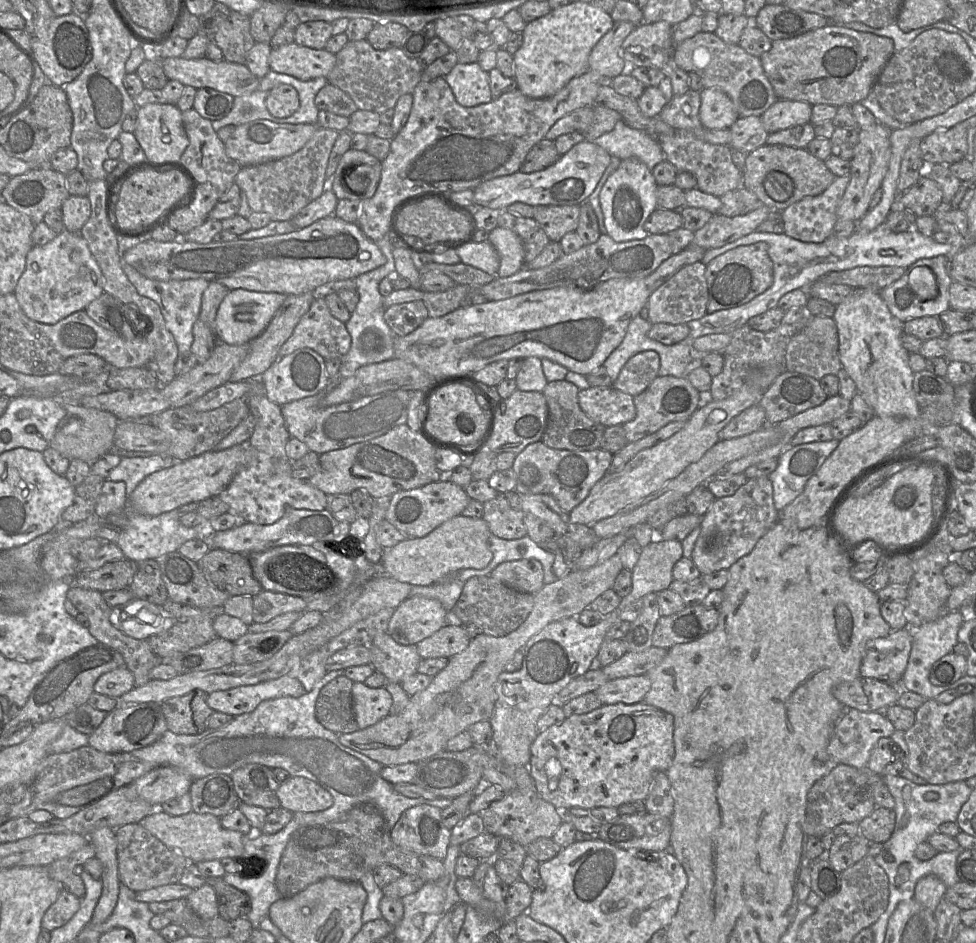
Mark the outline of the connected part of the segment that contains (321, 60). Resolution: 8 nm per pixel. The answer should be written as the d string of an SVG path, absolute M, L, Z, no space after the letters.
M291 43L272 49L269 57L271 71L308 81L327 78L336 62L336 56L325 49L316 50Z

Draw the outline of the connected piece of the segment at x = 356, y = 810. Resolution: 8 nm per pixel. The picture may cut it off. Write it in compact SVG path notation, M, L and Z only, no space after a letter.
M365 802L352 808L340 820L304 826L294 832L282 853L276 887L283 898L289 898L328 877L358 882L364 874L373 873L383 864L396 867L402 874L418 876L425 883L438 880L444 873L443 860L397 846L380 808L373 802Z

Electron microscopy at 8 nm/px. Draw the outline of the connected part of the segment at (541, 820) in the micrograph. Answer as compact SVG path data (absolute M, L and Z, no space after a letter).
M527 766L520 770L517 784L516 790L507 793L480 813L485 831L496 837L510 838L525 847L538 838L552 838L563 823L562 811L538 795Z

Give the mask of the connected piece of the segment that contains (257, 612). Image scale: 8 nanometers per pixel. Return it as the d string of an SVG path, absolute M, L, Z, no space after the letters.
M262 590L259 594L253 597L254 623L268 622L274 617L284 613L303 613L306 610L306 601L299 596Z

